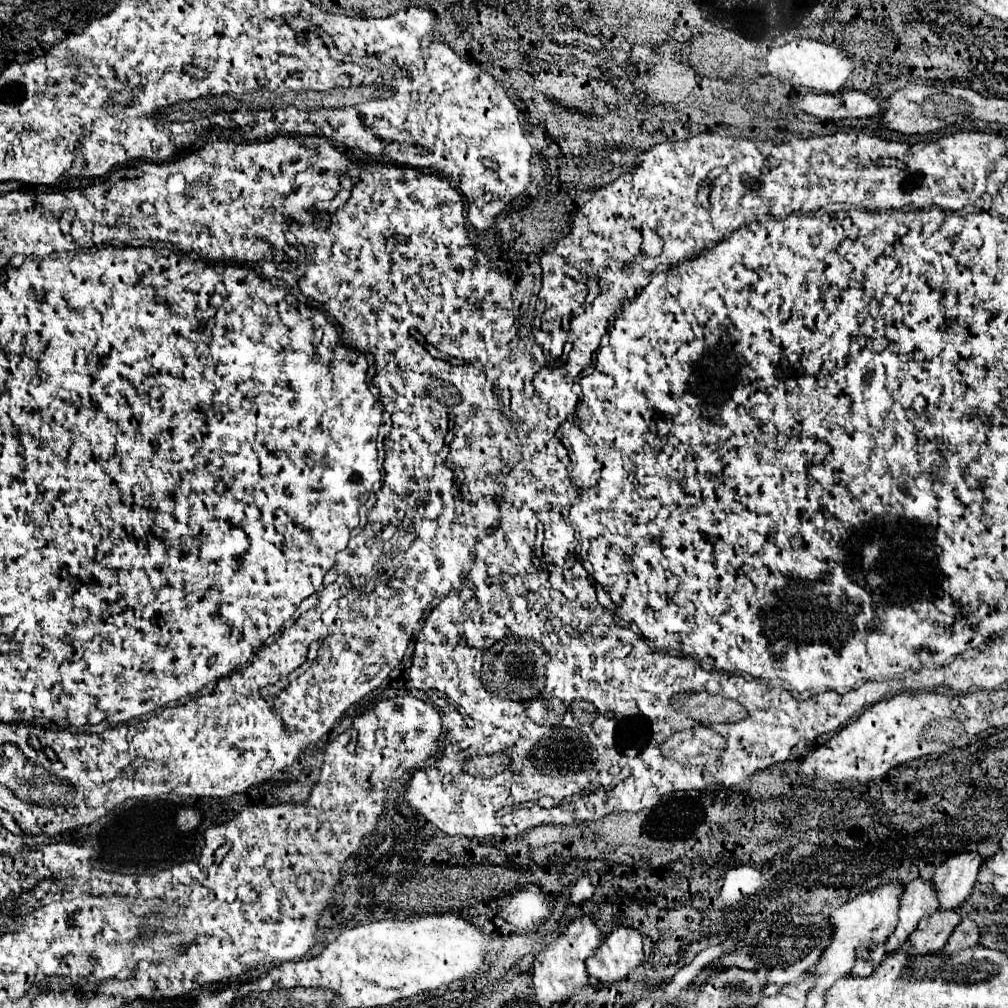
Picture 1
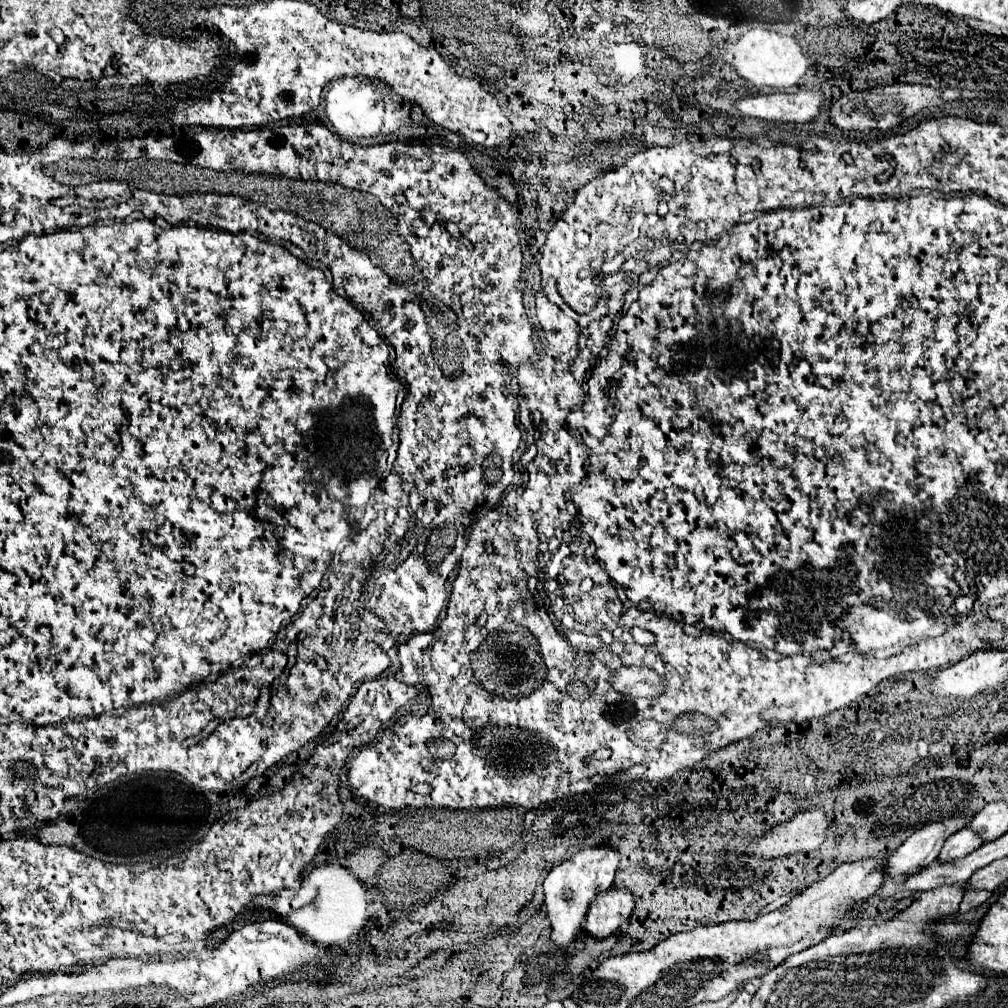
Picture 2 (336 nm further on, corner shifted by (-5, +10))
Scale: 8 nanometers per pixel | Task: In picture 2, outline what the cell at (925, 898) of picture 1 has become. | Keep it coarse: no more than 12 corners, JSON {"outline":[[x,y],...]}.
{"outline":[[967,826],[945,842],[939,860],[965,858],[983,844]]}

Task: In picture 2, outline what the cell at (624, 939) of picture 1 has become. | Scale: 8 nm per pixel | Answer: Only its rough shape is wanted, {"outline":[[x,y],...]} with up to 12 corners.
{"outline":[[613,886],[597,892],[585,916],[595,938],[629,920],[633,894]]}

